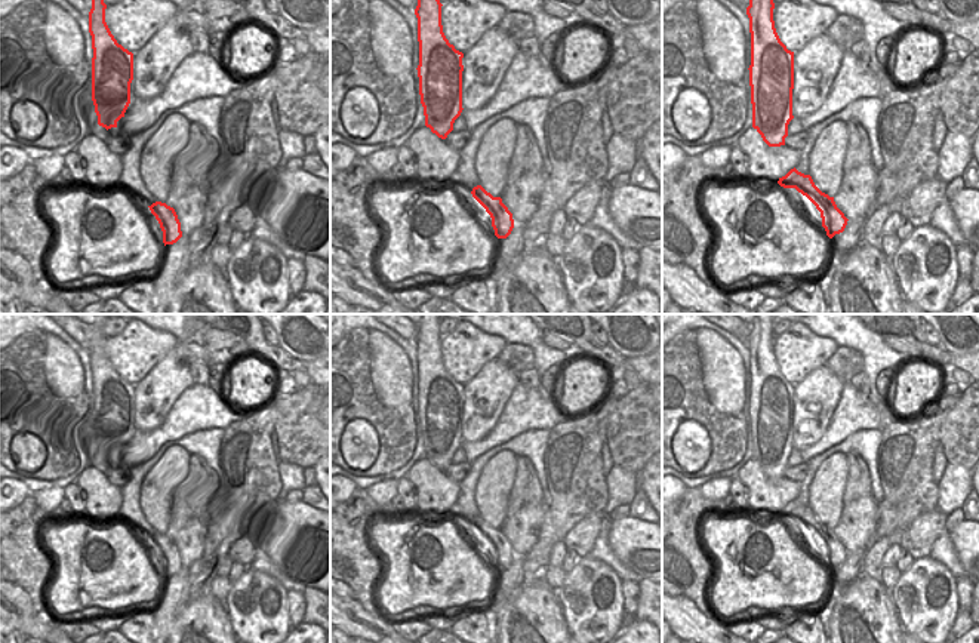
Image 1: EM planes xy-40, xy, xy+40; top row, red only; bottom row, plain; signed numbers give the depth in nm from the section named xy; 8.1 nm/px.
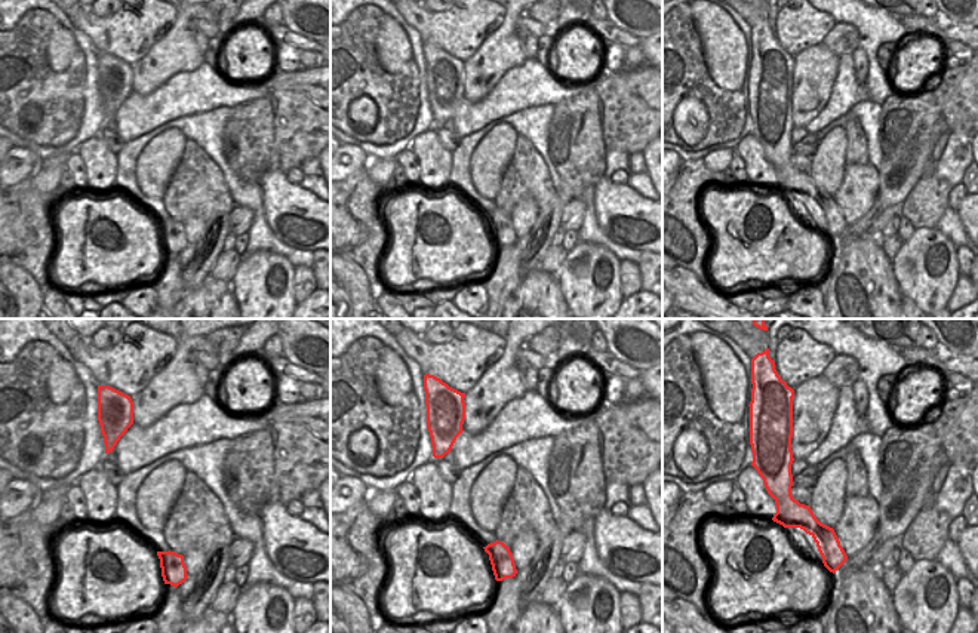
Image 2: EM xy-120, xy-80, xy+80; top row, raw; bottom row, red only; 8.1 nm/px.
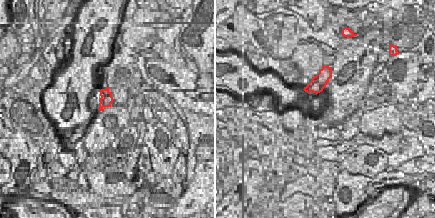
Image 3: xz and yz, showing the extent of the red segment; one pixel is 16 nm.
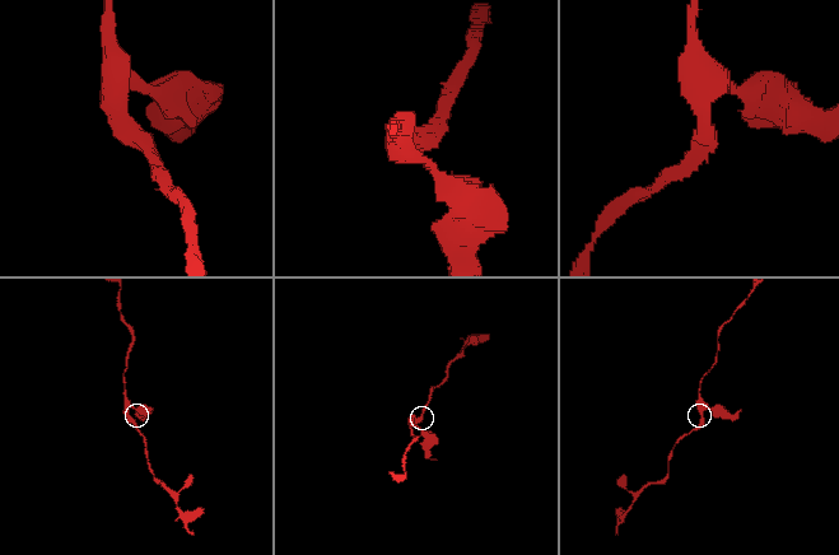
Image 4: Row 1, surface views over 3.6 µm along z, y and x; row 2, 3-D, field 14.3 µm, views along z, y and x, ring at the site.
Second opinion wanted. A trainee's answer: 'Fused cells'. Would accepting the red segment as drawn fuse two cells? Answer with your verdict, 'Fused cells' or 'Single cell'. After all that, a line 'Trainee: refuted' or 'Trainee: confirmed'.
Single cell.
Trainee: refuted

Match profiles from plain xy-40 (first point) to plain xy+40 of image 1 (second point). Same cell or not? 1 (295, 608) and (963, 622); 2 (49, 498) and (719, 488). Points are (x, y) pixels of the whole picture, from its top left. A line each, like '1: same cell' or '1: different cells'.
1: different cells
2: same cell

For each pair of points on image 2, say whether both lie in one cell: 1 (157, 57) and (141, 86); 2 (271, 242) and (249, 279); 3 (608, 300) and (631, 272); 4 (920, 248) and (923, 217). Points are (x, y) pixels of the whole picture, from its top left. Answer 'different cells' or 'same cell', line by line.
1: same cell
2: different cells
3: different cells
4: different cells

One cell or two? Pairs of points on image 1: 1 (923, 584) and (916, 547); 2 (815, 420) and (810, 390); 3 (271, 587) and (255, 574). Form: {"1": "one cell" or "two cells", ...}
{"1": "two cells", "2": "one cell", "3": "one cell"}

